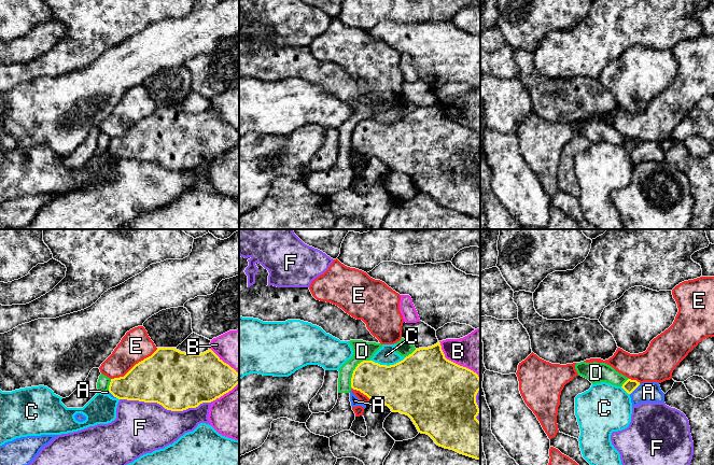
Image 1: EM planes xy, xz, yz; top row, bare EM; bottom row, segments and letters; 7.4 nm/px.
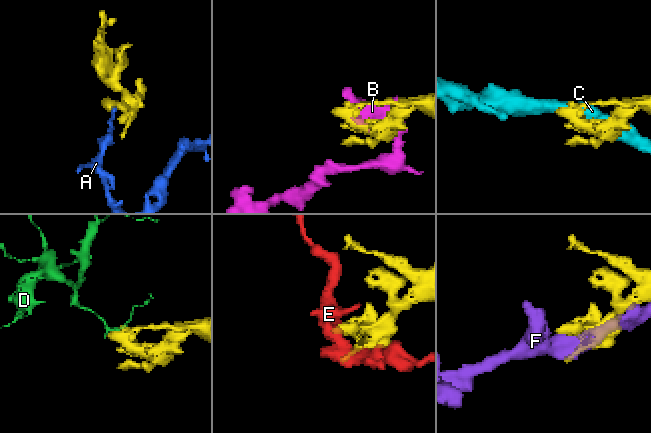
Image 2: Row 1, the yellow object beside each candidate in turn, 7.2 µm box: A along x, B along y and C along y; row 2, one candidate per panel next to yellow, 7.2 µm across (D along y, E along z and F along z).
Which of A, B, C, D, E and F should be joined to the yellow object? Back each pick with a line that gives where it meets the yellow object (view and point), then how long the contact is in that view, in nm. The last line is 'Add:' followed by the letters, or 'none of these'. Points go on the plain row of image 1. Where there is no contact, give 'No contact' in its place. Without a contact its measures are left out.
Add: none of these

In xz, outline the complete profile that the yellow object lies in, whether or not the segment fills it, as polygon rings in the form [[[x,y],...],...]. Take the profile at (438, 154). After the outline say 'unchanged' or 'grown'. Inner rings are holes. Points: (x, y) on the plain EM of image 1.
[[[439,100],[432,105],[416,108],[394,124],[380,124],[373,119],[361,121],[353,129],[351,146],[369,158],[378,158],[392,171],[408,174],[418,191],[429,194],[437,205],[480,219],[480,181],[476,178],[479,172],[476,154],[480,149],[480,137],[473,129],[447,118]]]; unchanged

